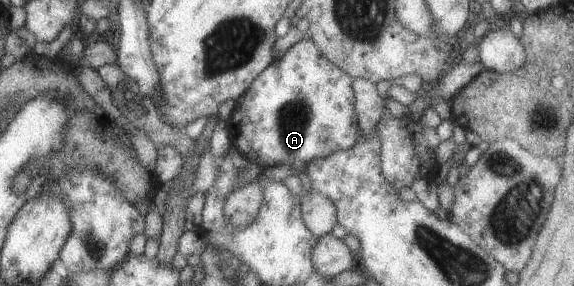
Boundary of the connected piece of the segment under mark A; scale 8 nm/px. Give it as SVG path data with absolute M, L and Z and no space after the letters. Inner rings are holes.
M303 37L294 43L280 60L275 60L265 69L247 93L238 100L228 122L232 133L232 145L249 161L264 168L287 166L295 161L308 165L313 160L351 149L357 145L357 140L362 134L358 119L355 121L358 111L354 81L355 78L349 72L325 57L312 37Z

